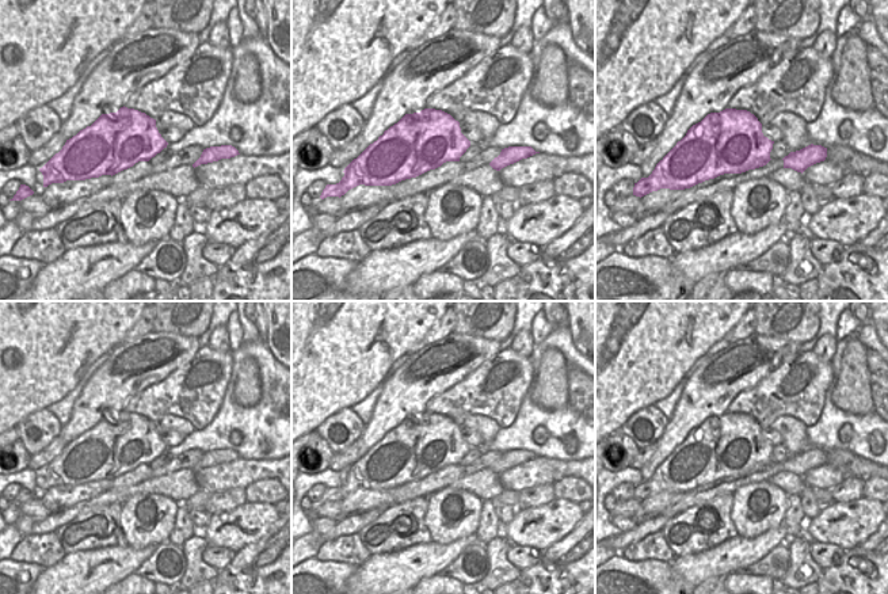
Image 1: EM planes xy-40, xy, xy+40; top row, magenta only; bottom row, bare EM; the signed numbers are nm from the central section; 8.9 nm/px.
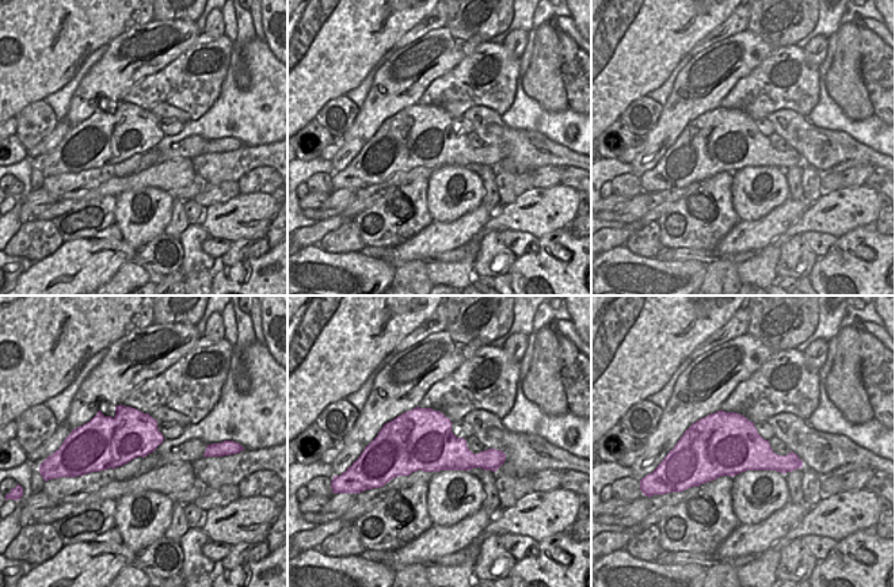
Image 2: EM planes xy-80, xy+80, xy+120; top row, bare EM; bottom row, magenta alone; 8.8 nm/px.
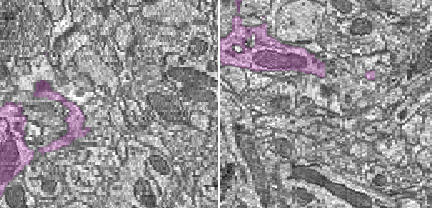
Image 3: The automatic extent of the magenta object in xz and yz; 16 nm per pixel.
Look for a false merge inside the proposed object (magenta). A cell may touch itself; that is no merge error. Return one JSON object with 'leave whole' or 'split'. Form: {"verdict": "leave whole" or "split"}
{"verdict": "leave whole"}

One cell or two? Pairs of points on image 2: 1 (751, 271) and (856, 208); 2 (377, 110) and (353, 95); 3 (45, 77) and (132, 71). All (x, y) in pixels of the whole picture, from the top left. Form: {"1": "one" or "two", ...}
{"1": "one", "2": "two", "3": "two"}

